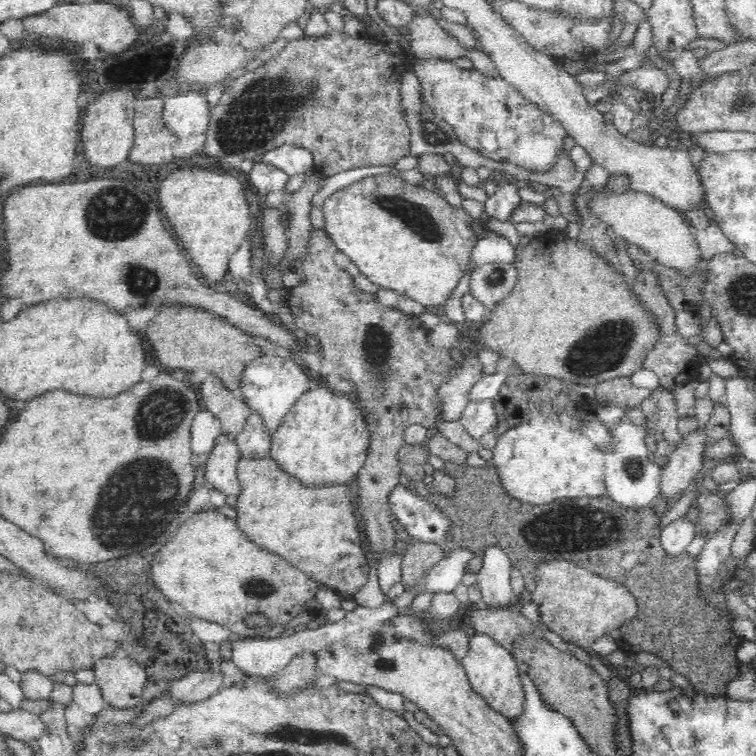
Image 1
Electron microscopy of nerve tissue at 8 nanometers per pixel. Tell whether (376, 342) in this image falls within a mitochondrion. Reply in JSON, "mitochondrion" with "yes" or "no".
{"mitochondrion":"yes"}

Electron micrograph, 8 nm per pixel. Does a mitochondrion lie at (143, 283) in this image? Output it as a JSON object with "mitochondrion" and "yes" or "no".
{"mitochondrion":"yes"}

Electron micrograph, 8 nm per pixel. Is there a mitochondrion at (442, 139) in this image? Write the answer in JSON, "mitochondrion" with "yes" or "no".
{"mitochondrion":"no"}

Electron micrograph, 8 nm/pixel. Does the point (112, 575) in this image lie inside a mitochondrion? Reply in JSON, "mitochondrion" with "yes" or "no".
{"mitochondrion":"no"}

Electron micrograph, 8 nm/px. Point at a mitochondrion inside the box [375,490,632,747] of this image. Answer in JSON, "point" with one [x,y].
{"point":[591,532]}

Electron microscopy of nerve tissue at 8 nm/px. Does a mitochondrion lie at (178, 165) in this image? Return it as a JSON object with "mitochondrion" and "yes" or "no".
{"mitochondrion":"no"}

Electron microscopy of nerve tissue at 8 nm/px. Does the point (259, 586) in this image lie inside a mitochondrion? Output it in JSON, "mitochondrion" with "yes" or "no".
{"mitochondrion":"yes"}

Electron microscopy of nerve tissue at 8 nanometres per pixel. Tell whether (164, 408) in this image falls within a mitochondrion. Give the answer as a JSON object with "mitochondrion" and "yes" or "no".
{"mitochondrion":"yes"}

